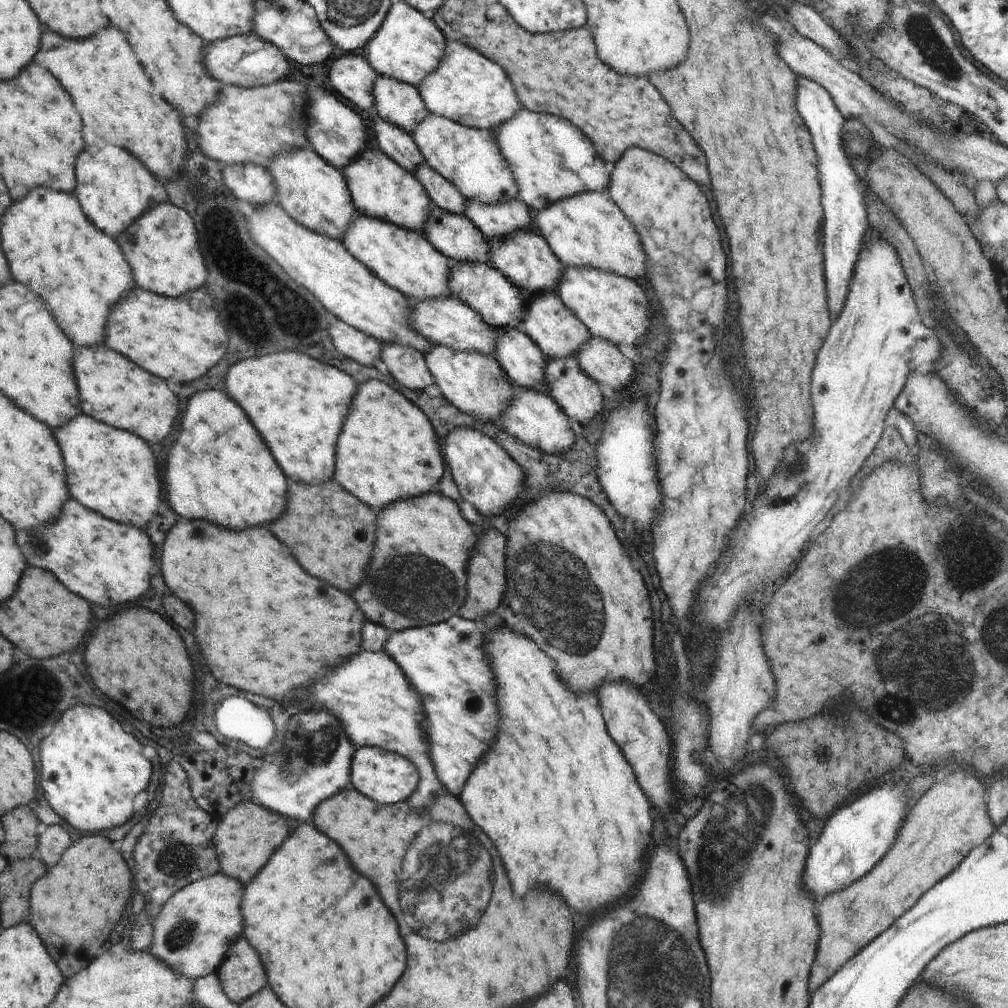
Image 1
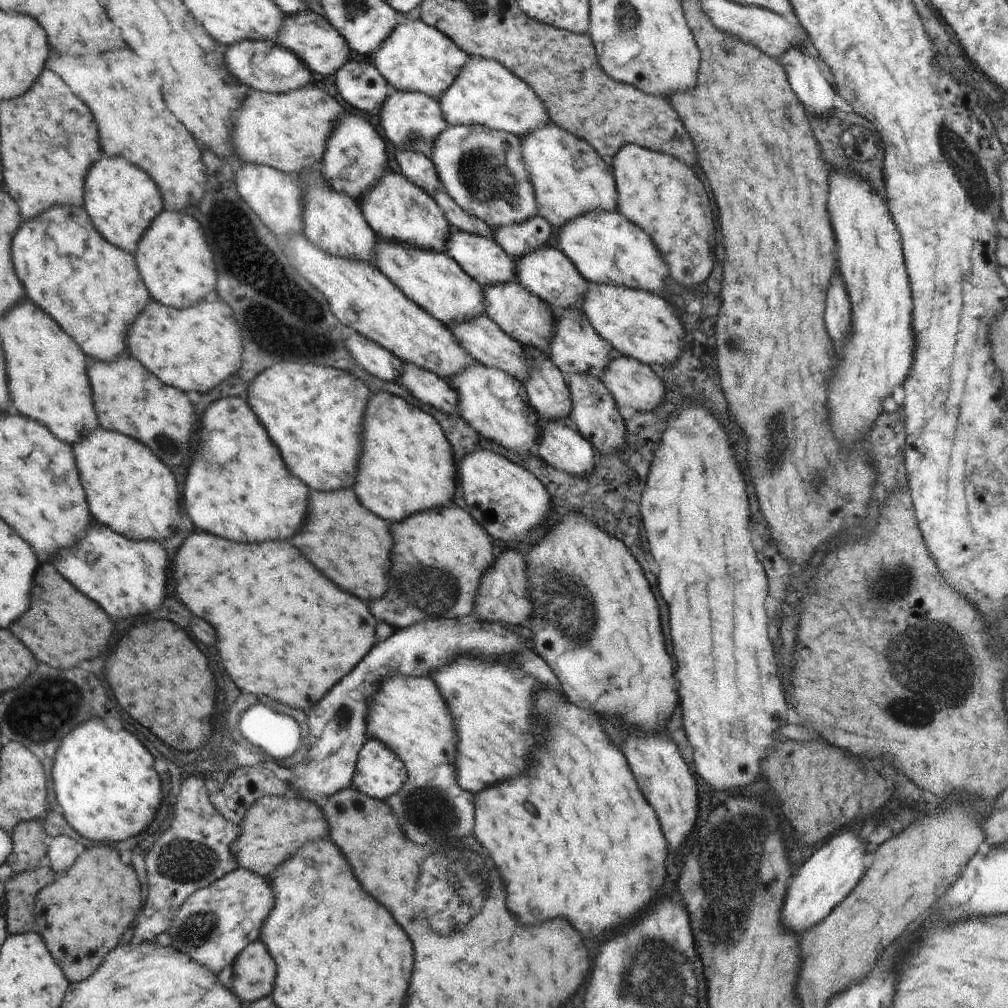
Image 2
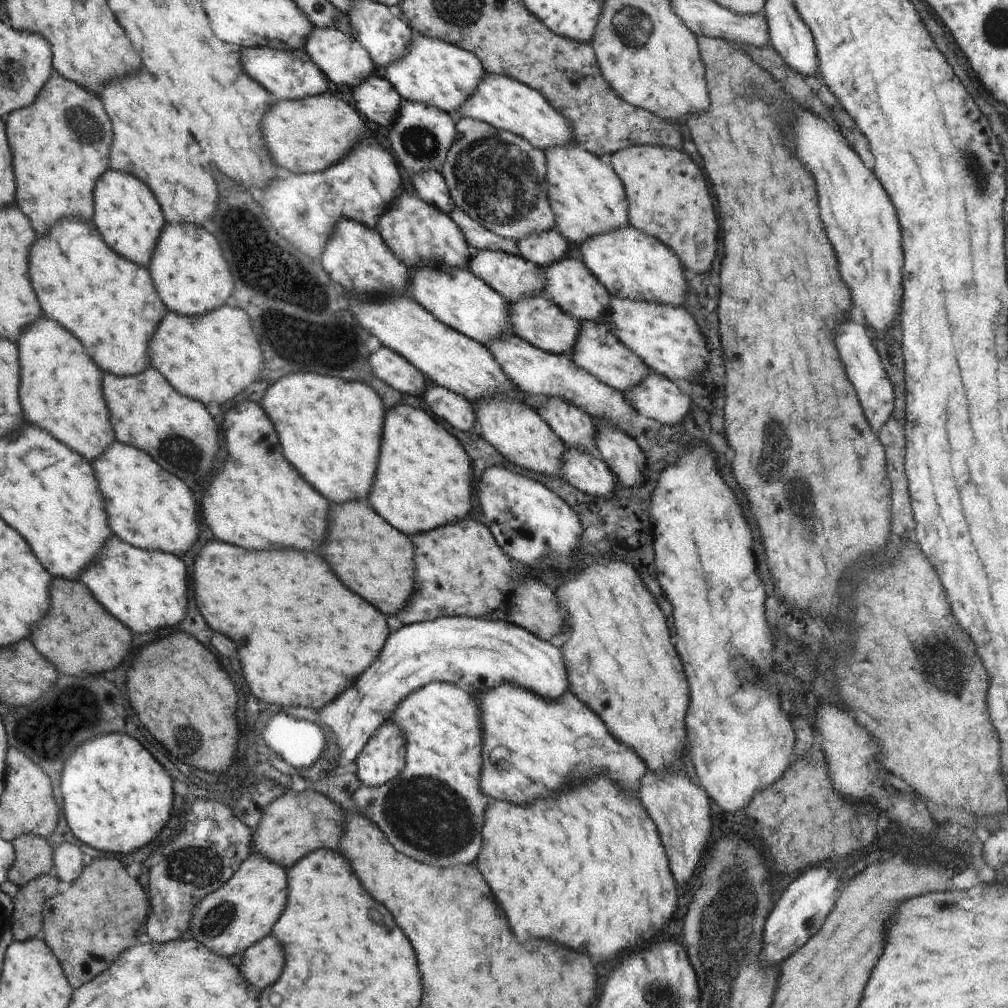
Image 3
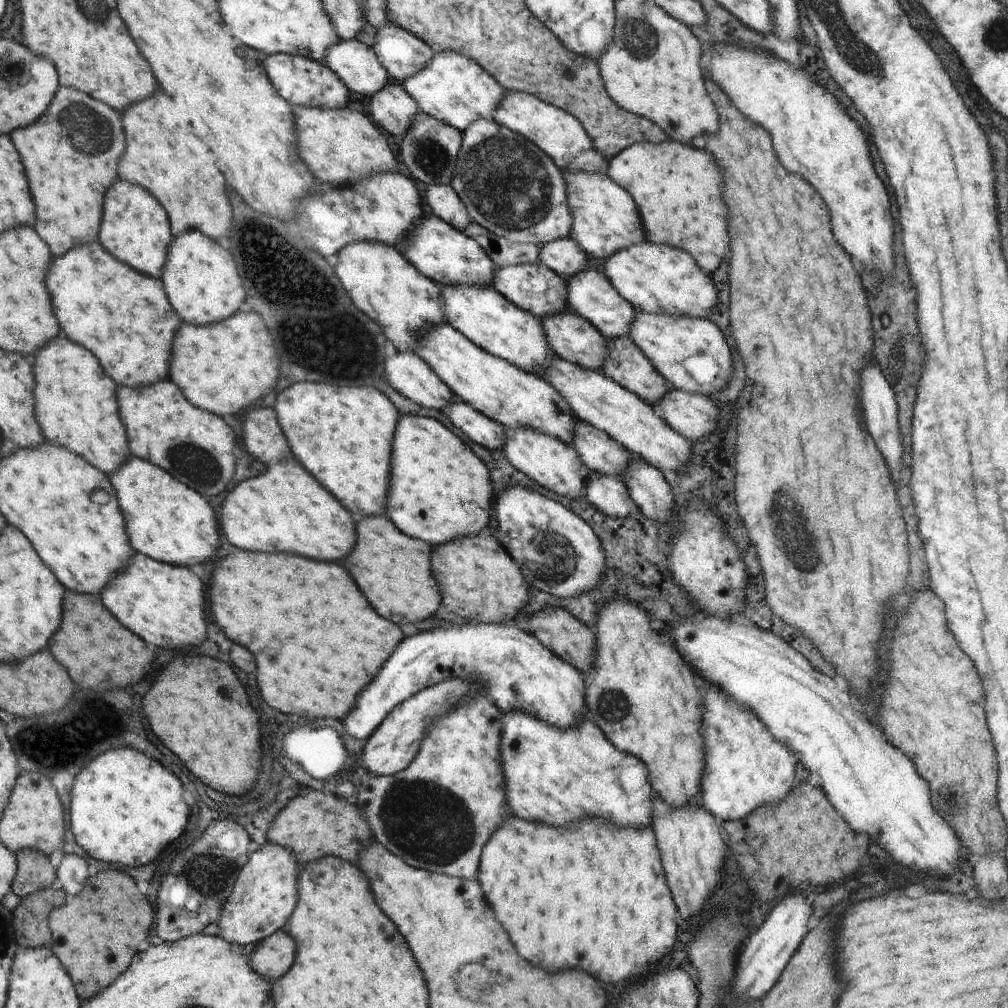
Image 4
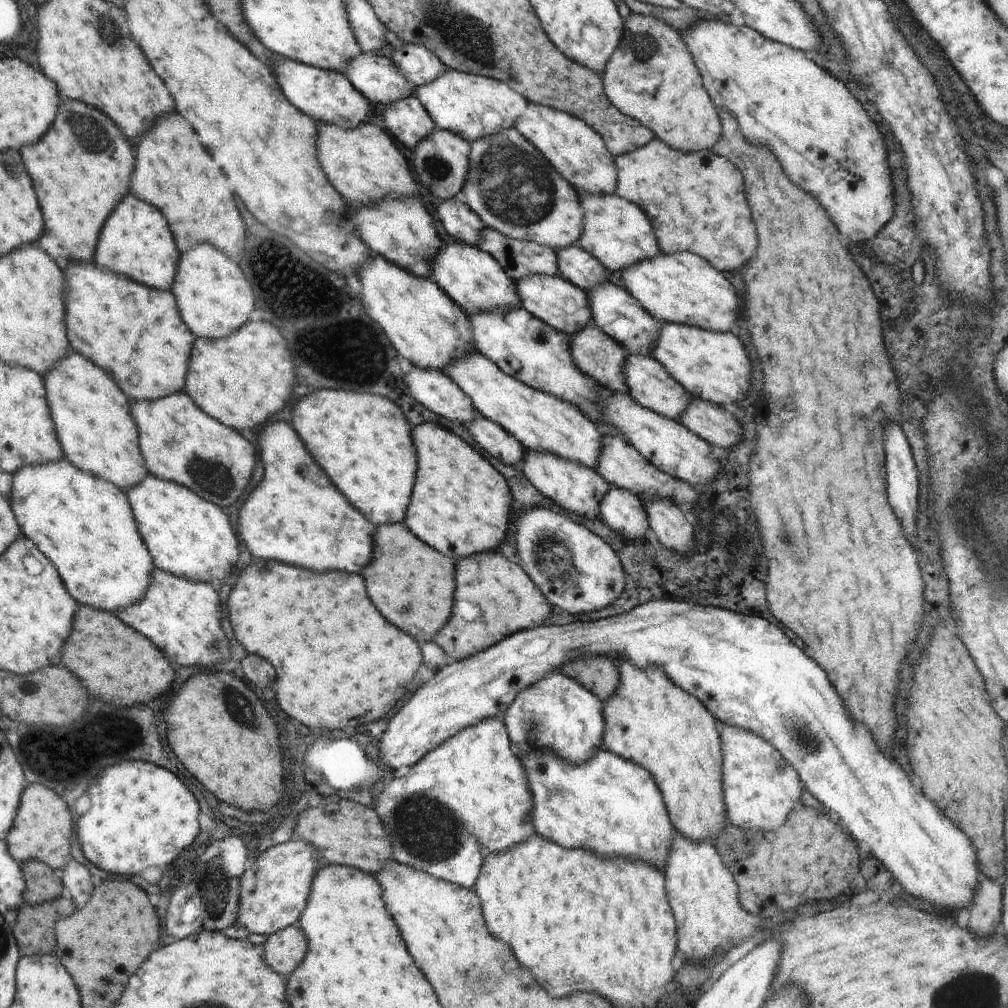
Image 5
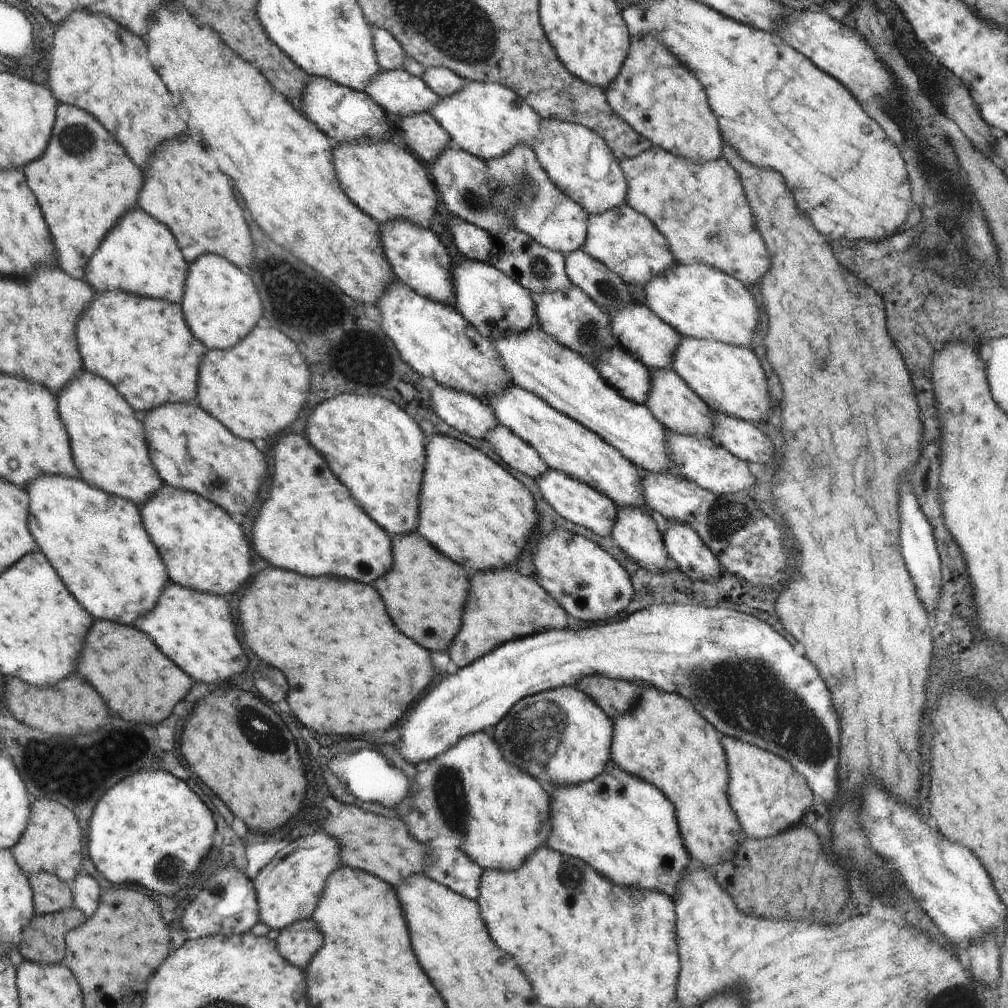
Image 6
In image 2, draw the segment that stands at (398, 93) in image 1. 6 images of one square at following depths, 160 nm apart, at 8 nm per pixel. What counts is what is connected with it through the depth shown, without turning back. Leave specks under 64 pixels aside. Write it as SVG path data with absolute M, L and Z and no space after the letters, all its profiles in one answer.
M391 89L382 104L379 115L382 130L397 151L420 152L428 158L431 157L440 132L449 126L443 121L438 101L420 92Z

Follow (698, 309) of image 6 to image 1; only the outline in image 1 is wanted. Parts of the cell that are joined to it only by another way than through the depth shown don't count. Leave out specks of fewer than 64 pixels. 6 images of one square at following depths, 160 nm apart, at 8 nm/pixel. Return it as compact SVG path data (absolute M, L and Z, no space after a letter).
M585 192L573 197L552 203L543 211L533 213L534 229L539 232L550 245L552 252L564 265L576 268L593 268L608 271L621 277L635 281L645 276L646 254L632 223L616 206L607 193Z

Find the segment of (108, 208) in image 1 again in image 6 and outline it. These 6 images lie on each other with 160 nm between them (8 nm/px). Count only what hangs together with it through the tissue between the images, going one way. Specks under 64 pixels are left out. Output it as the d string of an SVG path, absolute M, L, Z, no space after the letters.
M136 206L103 238L84 269L83 279L100 295L108 291L124 291L181 304L189 268L190 263L183 256L171 229Z

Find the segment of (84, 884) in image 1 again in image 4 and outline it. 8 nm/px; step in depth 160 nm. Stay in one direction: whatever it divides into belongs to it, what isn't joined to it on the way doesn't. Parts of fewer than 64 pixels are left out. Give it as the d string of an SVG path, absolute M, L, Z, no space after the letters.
M116 870L98 871L94 877L89 877L82 892L70 898L63 907L50 912L48 925L52 942L49 947L70 973L82 1001L87 1001L110 987L124 970L128 970L130 960L136 954L138 944L146 940L152 922L154 922L152 908L148 900L138 892L136 882L128 874Z

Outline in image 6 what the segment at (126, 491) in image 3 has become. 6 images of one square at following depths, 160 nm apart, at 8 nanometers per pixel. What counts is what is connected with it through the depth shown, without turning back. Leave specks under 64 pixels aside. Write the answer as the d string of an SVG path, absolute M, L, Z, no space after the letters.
M164 485L146 503L139 506L143 524L164 560L170 581L201 593L234 594L250 578L250 544L242 528L219 507L199 494Z

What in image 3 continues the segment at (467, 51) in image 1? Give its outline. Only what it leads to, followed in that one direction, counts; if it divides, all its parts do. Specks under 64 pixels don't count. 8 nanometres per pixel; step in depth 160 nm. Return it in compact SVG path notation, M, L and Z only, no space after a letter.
M484 72L480 84L476 86L476 92L462 104L460 119L472 118L490 124L492 128L500 131L508 131L524 138L534 148L545 152L552 146L566 146L574 141L572 126L552 108L541 96L541 92L529 88L504 74L490 74Z

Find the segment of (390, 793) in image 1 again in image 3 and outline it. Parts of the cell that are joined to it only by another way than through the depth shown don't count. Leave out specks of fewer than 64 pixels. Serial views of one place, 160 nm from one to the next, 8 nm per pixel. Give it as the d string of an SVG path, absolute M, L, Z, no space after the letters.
M389 720L368 740L356 758L356 776L362 781L362 786L368 788L391 785L404 771L405 755L404 734Z

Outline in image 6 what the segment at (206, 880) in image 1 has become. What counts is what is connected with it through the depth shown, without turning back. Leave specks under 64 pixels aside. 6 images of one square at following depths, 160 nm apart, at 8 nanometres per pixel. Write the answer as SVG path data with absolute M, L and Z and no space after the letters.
M322 829L284 846L252 880L258 899L260 922L266 923L271 929L282 930L293 922L312 919L327 878L340 867L340 843Z

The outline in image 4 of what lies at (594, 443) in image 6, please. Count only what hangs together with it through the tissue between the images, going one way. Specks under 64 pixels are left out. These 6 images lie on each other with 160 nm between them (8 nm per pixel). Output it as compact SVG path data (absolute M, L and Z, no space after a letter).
M448 324L433 325L419 340L414 354L421 356L460 400L499 422L505 430L531 428L572 445L579 418L546 379L491 355Z

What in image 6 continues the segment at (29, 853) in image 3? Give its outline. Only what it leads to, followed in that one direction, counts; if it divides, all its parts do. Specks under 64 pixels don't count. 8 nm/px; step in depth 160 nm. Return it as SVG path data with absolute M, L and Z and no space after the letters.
M40 871L28 875L35 898L35 912L50 915L58 911L70 909L75 903L70 892L70 882L62 882L56 875Z

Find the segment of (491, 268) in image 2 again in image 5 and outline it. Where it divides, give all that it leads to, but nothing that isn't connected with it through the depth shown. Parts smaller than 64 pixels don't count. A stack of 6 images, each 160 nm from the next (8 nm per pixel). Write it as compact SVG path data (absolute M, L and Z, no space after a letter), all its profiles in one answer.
M530 274L530 276L524 276L524 278L514 281L514 286L516 286L516 294L520 298L521 307L557 332L566 332L566 334L572 336L572 334L576 334L576 332L584 330L586 326L593 324L592 312L590 312L590 306L588 306L587 292L572 284L570 280L559 275Z

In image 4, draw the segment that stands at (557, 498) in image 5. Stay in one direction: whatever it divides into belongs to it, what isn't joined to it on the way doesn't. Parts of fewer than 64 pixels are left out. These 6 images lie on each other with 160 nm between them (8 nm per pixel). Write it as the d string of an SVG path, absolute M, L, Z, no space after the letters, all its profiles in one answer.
M531 428L506 429L505 443L501 450L516 470L523 472L528 478L557 495L569 499L584 496L586 485L589 483L588 478L593 474L580 460L572 445Z

